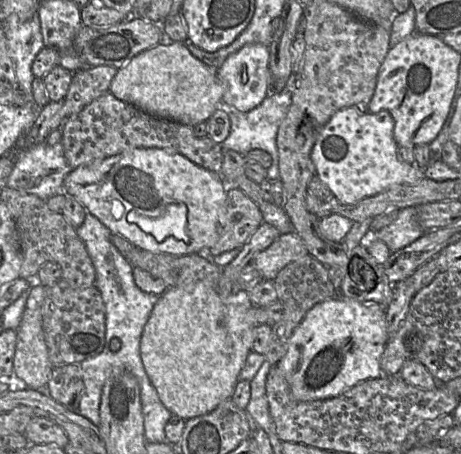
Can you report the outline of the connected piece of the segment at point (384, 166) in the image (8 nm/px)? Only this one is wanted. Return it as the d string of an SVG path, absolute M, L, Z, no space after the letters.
M349 107L337 111L321 129L311 151L311 160L315 166L316 175L341 203L356 204L393 186L417 184L426 178L425 169L418 167L415 161L413 164L408 164L400 160L399 146L394 138L394 127L394 119L387 110L371 113Z

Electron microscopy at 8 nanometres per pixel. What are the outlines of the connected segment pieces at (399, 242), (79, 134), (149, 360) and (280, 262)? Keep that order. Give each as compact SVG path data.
M407 207L401 210L393 223L374 233L393 254L413 243L424 232L417 218L417 208Z
M110 91L87 105L75 118L63 122L59 128L62 132L61 144L65 158L73 169L135 148L160 148L182 154L224 181L222 145L209 136L196 137L191 126L154 117L119 100Z
M199 281L187 286L169 287L159 296L140 339L140 355L145 371L159 398L172 413L188 420L207 414L222 401L231 398L238 376L252 351L254 339L253 305L246 291L222 298L209 282Z
M285 233L252 260L264 280L274 280L278 273L288 264L308 255L308 249L302 238L296 233Z

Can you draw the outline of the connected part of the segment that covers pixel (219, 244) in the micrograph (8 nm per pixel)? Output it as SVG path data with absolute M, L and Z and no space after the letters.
M233 188L227 190L226 202L220 210L218 217L218 240L215 245L210 248L211 255L215 257L235 248L242 248L263 222L263 216L258 204L240 189Z

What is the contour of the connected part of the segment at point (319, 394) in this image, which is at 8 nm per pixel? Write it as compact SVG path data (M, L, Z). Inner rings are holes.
M337 294L314 305L289 339L285 355L276 363L296 400L313 401L340 395L367 379L382 376L381 357L388 342L386 310L378 303L362 303Z

